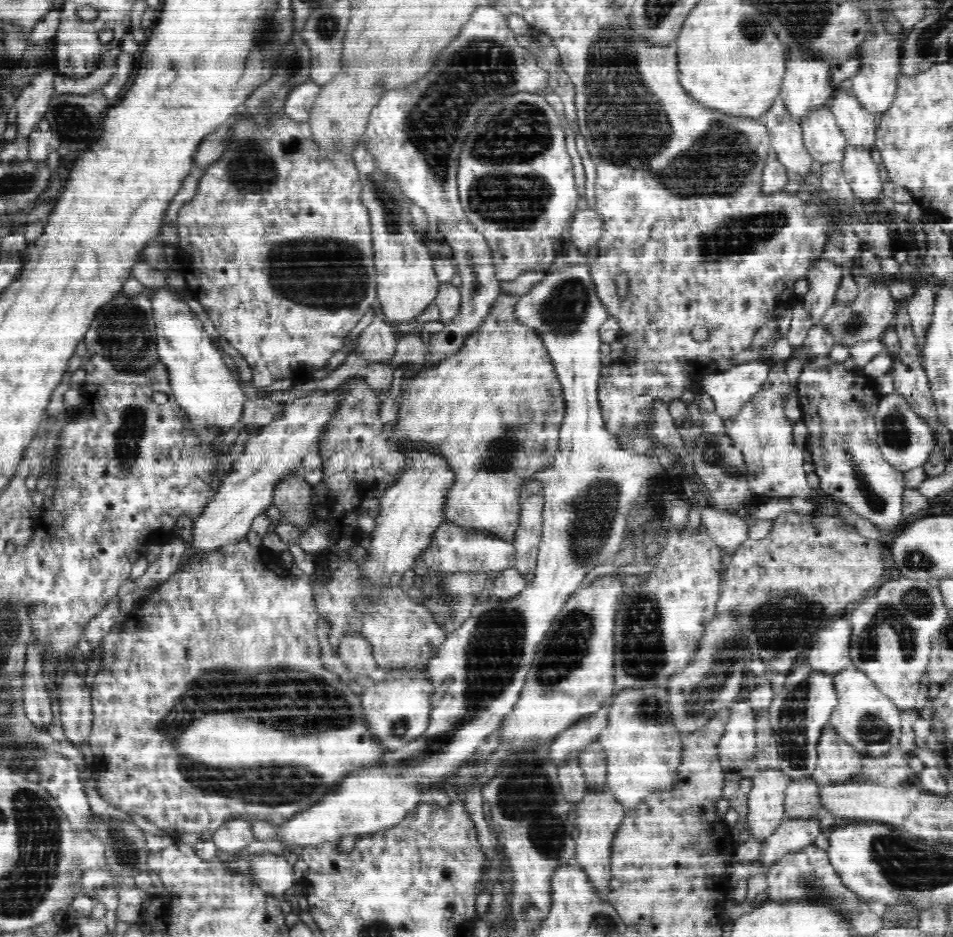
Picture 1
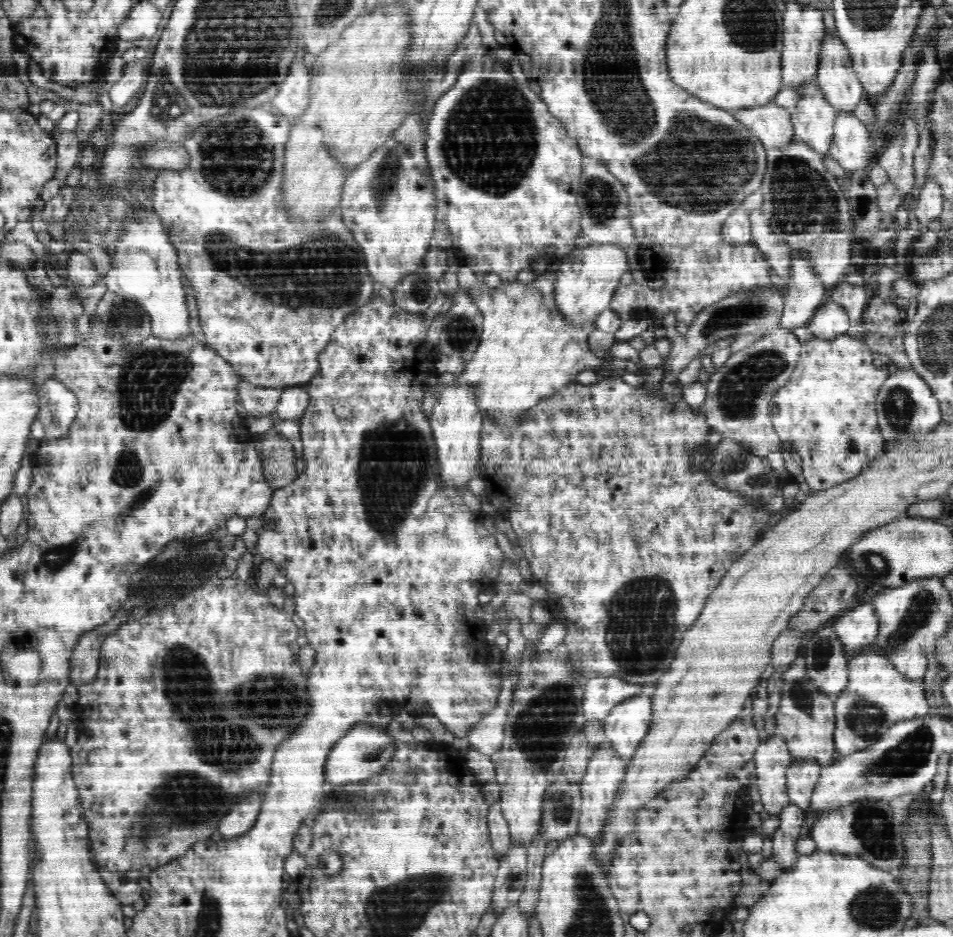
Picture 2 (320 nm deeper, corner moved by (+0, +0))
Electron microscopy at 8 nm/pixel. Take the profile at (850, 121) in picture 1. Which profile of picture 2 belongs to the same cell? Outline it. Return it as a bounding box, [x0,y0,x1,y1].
[815,35,864,114]

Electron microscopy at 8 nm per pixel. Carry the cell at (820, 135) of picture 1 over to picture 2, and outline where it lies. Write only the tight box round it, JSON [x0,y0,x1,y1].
[791,81,839,155]

